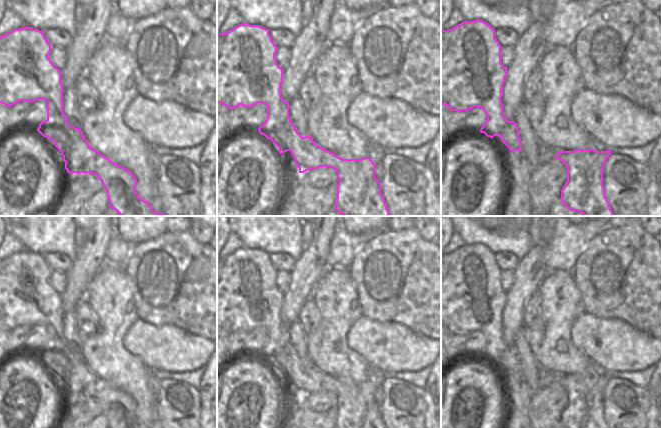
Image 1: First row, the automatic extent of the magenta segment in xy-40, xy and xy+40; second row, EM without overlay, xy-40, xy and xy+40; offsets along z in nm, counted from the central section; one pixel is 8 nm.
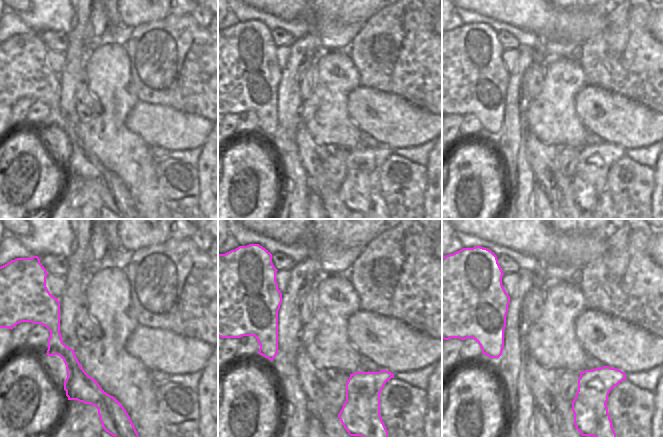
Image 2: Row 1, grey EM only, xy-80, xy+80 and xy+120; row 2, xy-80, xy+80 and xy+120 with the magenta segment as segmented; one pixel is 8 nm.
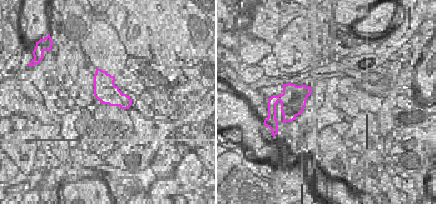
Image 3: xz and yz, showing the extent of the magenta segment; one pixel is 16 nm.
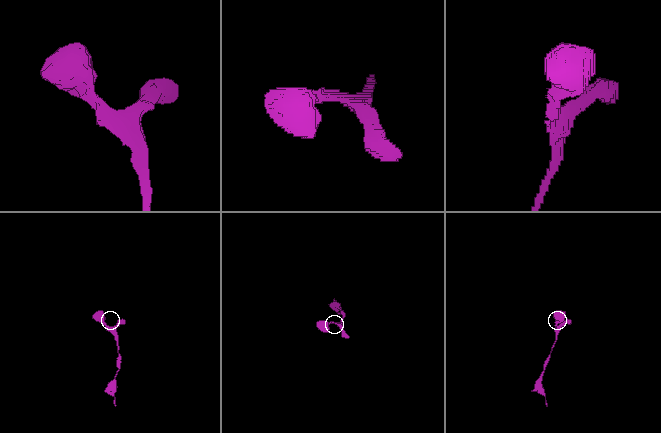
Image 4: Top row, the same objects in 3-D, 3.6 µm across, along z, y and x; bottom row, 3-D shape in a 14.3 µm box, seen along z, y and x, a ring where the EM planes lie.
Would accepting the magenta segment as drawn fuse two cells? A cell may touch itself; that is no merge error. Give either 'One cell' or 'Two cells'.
One cell

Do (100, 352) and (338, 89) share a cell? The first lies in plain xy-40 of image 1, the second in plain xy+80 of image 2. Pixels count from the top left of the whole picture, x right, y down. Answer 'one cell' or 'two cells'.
one cell

